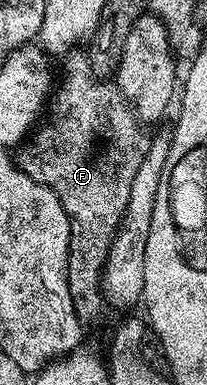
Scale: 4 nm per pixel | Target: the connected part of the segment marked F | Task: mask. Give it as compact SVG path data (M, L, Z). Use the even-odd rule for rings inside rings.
M86 52L68 53L62 65L63 82L60 85L58 82L49 101L51 118L48 119L47 125L40 124L26 138L25 144L18 150L20 153L19 157L17 153L17 164L34 181L38 181L40 185L48 185L59 196L61 207L65 207L69 215L71 224L67 264L69 295L73 295L73 307L80 322L88 323L87 321L93 320L102 309L105 309L105 298L101 288L103 268L107 262L109 247L129 207L129 191L133 188L133 179L137 179L141 161L149 151L152 134L143 130L146 129L144 122L140 121L135 108L114 80L104 79L91 70Z

